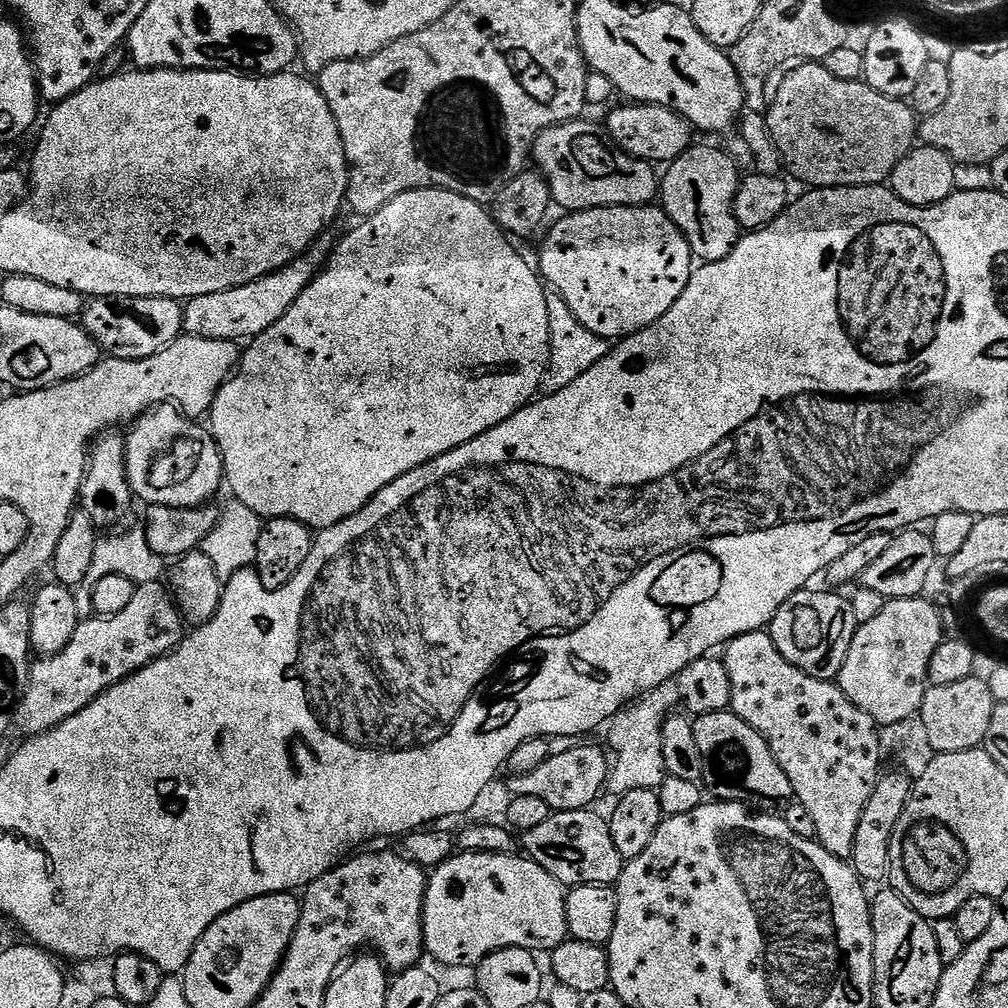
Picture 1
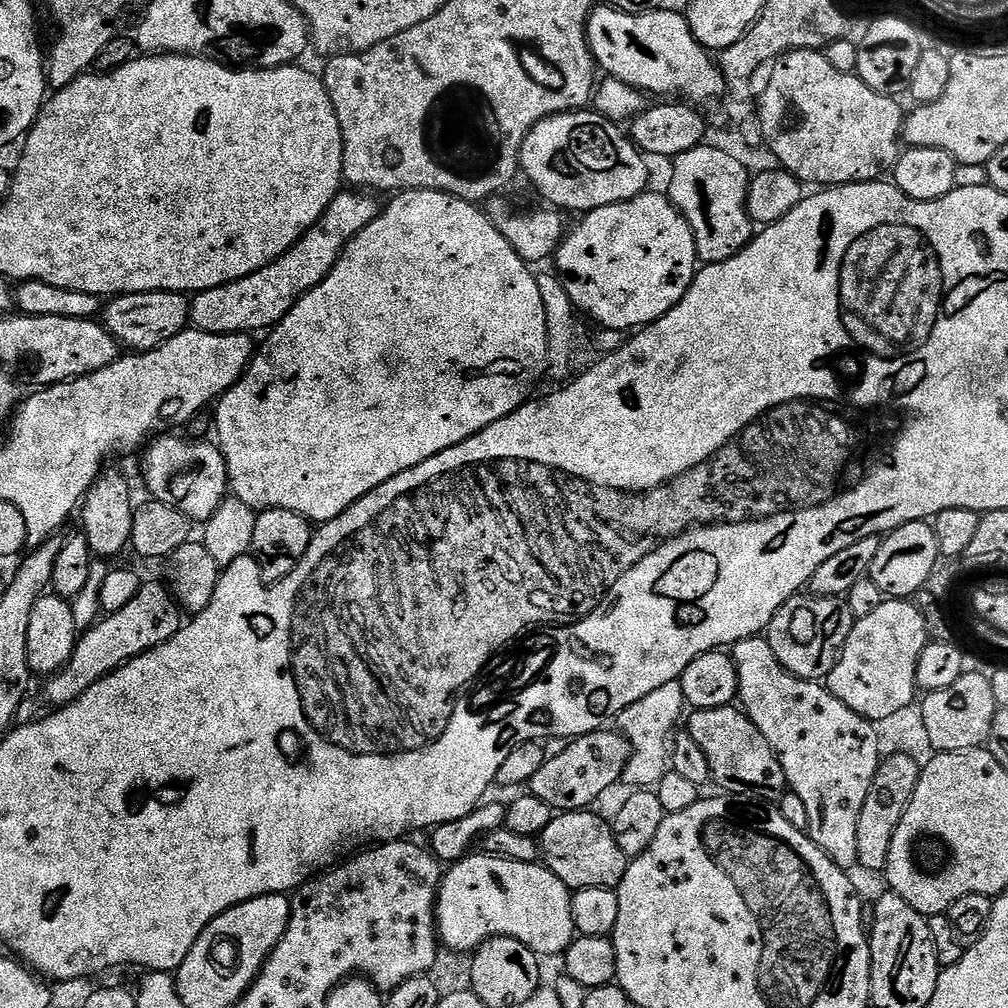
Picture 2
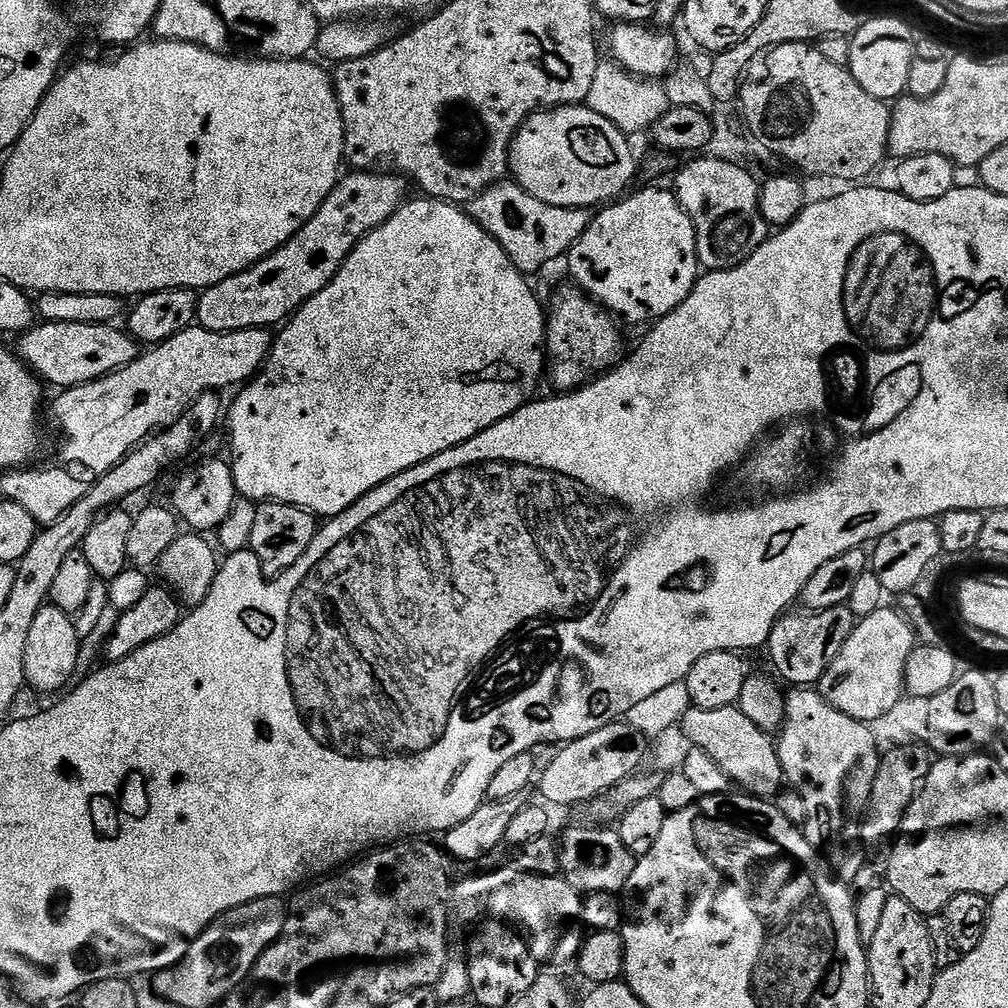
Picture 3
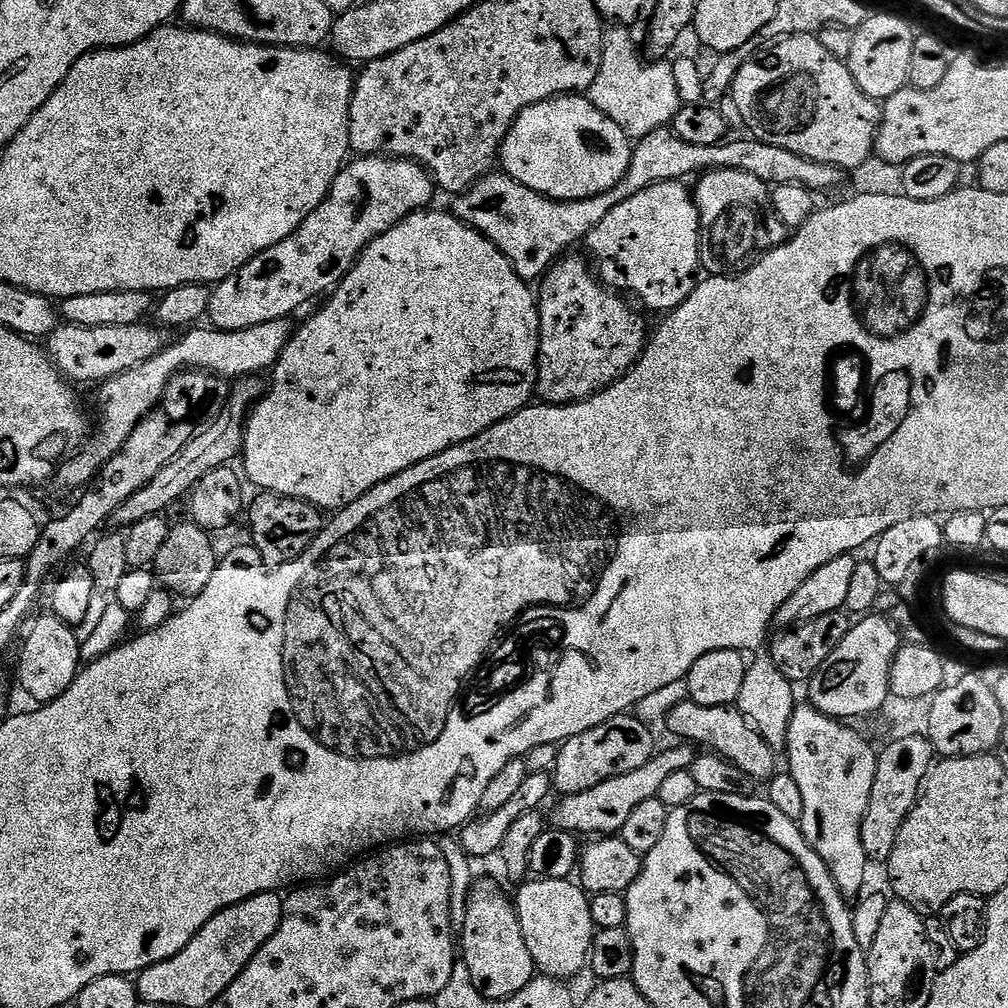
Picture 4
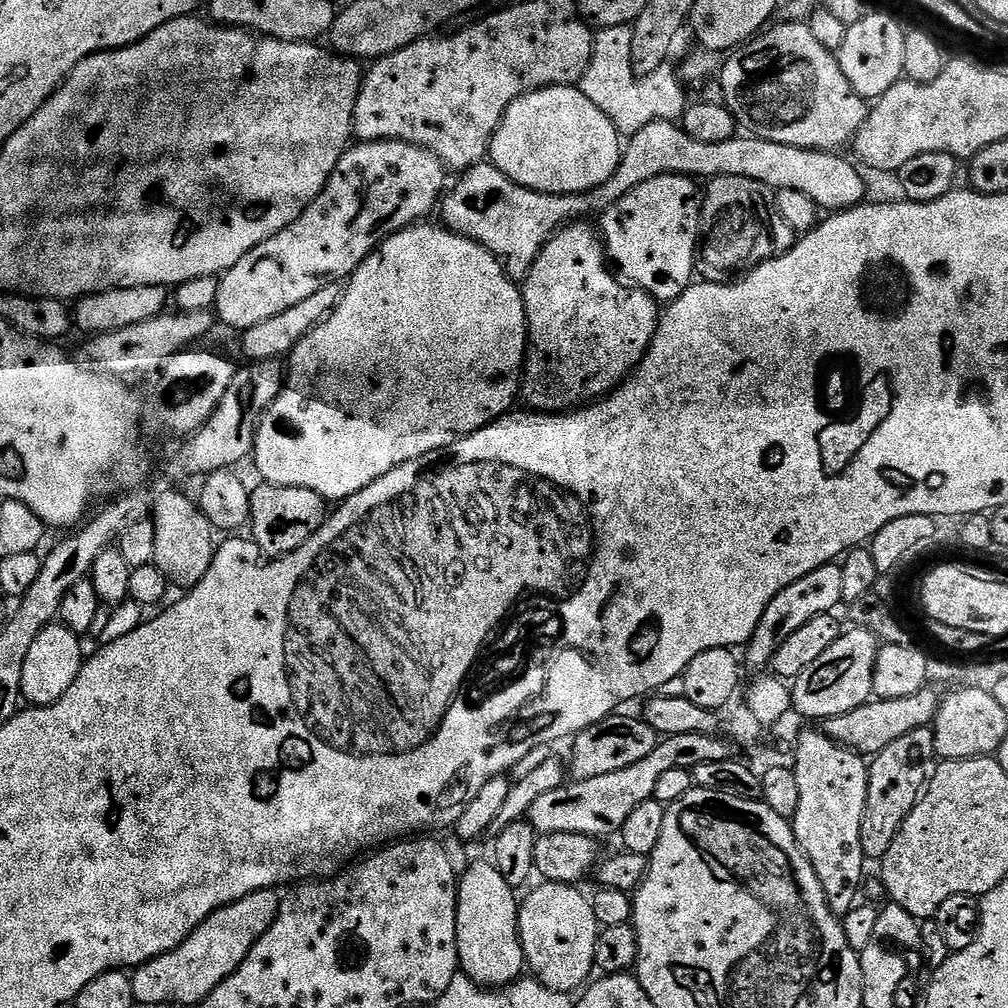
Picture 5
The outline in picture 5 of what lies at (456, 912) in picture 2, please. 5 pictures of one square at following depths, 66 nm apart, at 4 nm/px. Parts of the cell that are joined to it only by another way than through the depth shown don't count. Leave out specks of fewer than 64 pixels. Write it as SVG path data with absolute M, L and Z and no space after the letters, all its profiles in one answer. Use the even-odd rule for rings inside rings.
M547 882L539 885L528 897L523 897L520 904L520 923L518 931L520 941L524 947L524 958L531 975L540 983L546 985L555 992L575 993L583 989L589 983L590 977L596 968L594 962L594 946L600 936L600 925L594 918L592 901L587 895L583 896L579 887L570 884L549 884Z

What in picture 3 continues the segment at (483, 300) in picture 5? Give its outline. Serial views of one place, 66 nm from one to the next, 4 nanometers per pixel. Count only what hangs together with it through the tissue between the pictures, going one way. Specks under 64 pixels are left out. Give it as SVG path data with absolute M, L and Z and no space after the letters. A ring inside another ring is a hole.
M409 199L401 204L399 210L385 224L378 226L360 239L358 246L354 246L354 250L346 258L346 262L342 262L338 274L334 274L334 278L330 283L322 290L318 290L318 294L314 294L314 298L310 298L302 307L297 308L287 323L275 333L268 361L264 363L264 367L256 373L253 379L249 380L247 384L243 385L235 393L235 395L237 394L236 401L233 402L232 409L229 412L227 409L226 412L226 424L228 420L228 428L232 431L232 456L230 455L230 463L232 473L234 474L234 482L236 483L236 491L243 499L253 502L293 504L299 508L305 508L307 512L312 513L317 518L337 516L346 511L350 506L354 506L354 502L358 502L358 498L362 498L370 490L382 486L382 482L386 482L390 478L394 478L398 474L402 474L406 470L410 470L414 466L418 466L422 462L426 462L430 458L450 450L454 446L464 444L470 438L482 434L482 430L502 422L502 418L514 414L522 405L529 403L533 399L534 393L532 391L539 386L540 375L543 372L545 375L546 372L546 308L540 305L539 298L532 293L532 288L528 285L529 277L517 270L514 262L506 254L506 250L502 250L500 243L482 226L478 226L478 222L474 222L463 207L449 204L447 200L419 199Z

